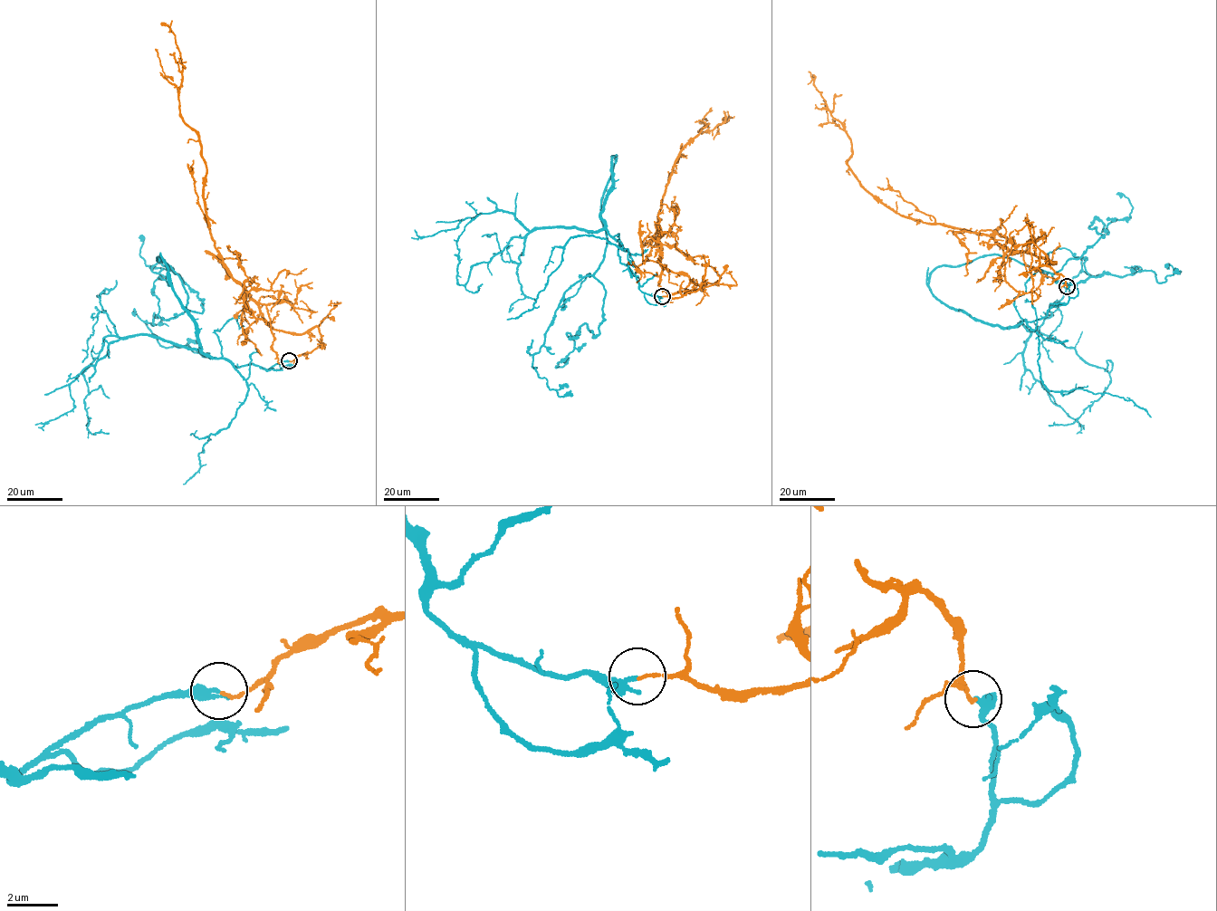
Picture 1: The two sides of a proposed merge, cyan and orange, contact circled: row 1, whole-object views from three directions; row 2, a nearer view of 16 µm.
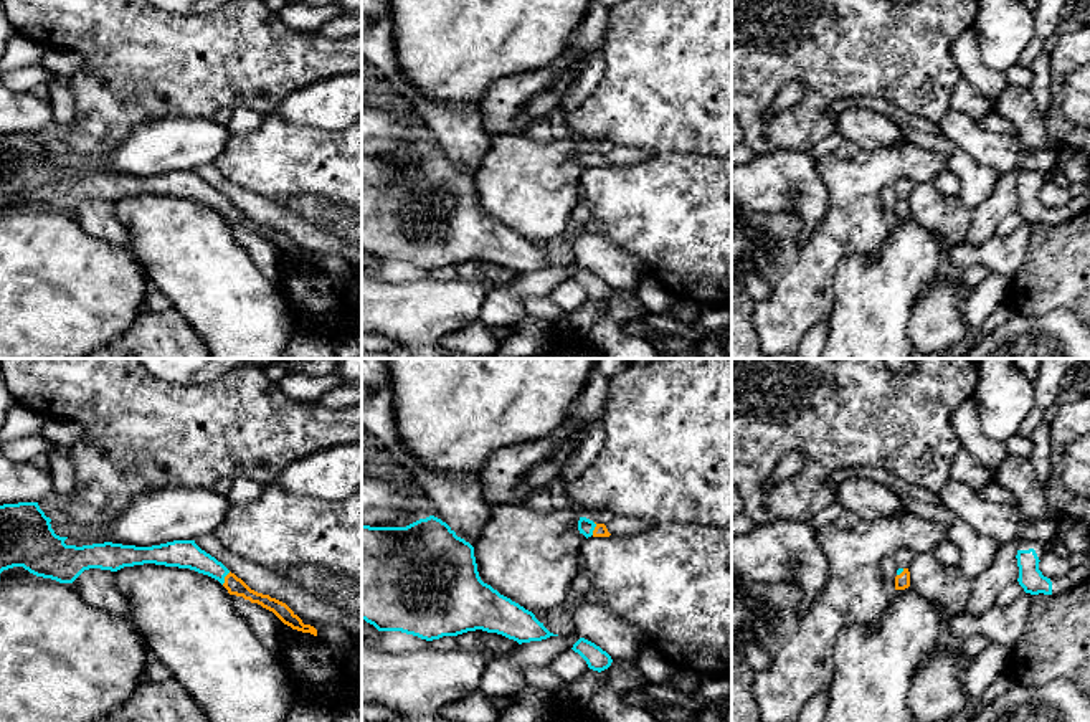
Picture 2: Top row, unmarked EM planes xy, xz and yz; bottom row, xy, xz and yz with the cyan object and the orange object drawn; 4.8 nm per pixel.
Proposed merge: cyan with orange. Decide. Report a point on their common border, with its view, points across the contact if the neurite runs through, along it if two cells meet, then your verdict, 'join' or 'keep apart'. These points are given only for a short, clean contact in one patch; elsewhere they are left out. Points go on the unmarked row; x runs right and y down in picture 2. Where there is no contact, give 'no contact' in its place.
contact xy (223, 208); keep apart

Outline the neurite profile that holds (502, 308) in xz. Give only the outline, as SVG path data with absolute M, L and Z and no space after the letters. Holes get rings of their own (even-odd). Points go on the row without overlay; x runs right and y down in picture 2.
M573 261L542 271L522 273L514 286L487 294L482 304L484 324L489 329L512 327L527 316L522 302L524 296L547 297L557 284L571 279L580 268L581 266Z

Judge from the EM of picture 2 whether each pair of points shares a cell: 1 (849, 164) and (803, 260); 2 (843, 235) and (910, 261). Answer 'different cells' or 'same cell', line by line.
1: same cell
2: different cells

